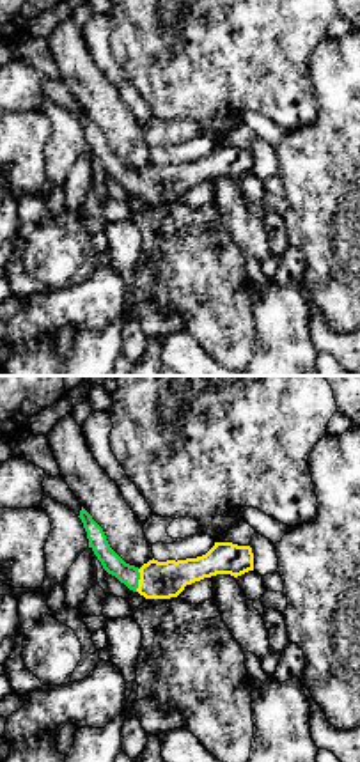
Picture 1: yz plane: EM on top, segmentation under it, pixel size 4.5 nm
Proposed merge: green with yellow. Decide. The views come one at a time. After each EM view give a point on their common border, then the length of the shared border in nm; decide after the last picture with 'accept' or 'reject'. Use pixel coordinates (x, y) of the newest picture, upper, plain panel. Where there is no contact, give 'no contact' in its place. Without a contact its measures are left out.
contact (139, 181); length 110 nm

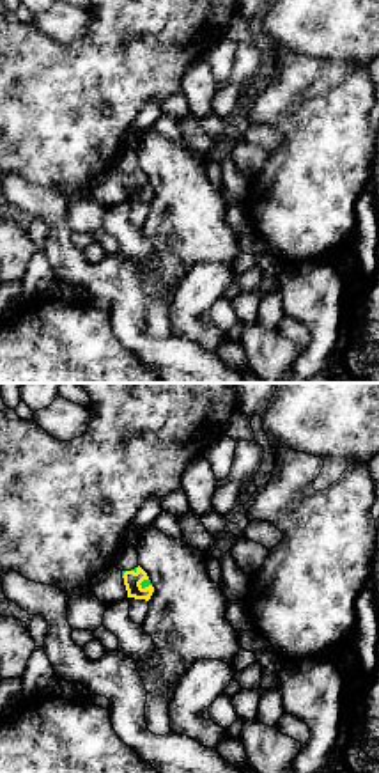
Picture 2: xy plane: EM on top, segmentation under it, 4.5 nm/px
contact (146, 188); length 60 nm

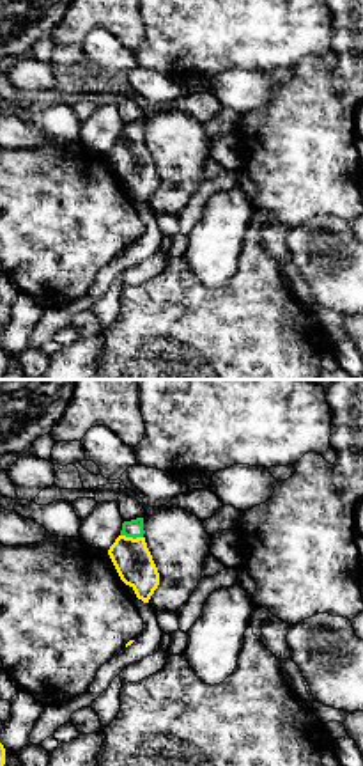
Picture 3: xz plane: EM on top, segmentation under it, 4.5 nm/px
contact (131, 139); length 110 nm

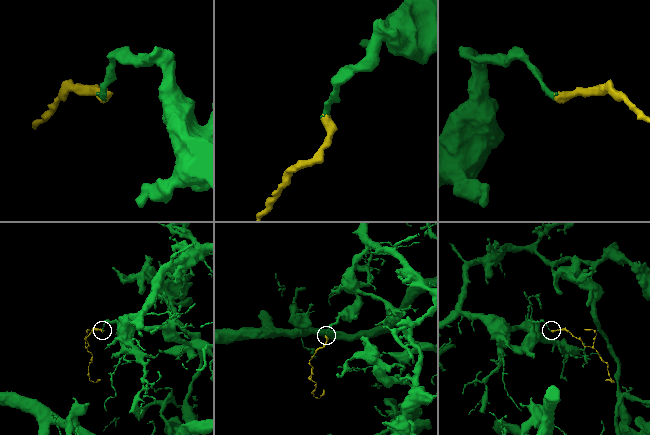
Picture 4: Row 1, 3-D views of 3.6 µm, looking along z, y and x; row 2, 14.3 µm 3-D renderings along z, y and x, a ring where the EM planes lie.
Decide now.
accept

